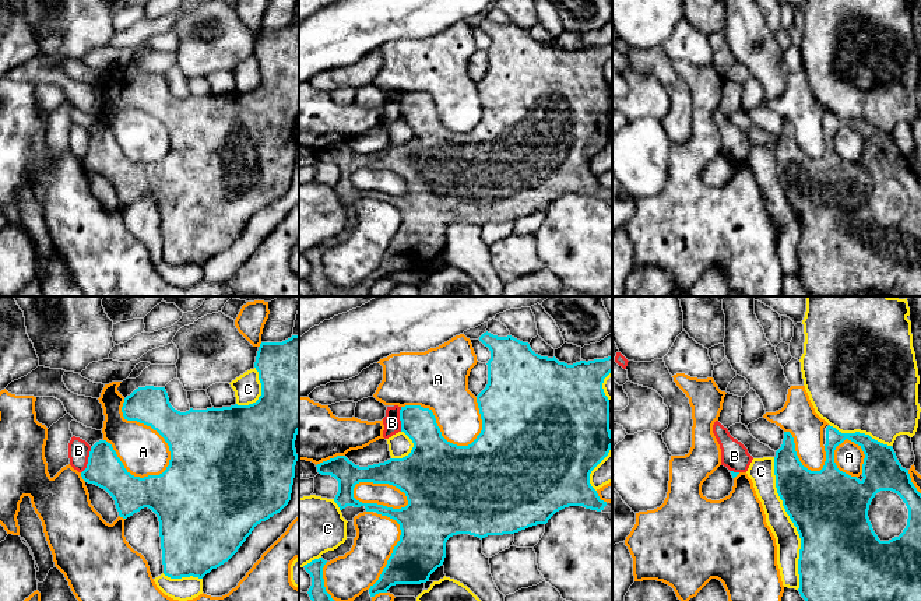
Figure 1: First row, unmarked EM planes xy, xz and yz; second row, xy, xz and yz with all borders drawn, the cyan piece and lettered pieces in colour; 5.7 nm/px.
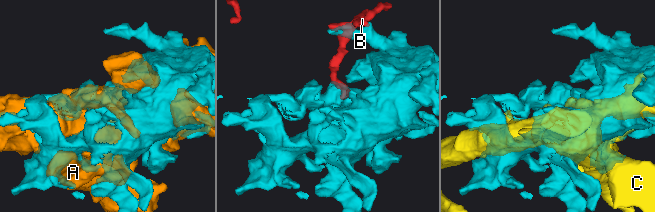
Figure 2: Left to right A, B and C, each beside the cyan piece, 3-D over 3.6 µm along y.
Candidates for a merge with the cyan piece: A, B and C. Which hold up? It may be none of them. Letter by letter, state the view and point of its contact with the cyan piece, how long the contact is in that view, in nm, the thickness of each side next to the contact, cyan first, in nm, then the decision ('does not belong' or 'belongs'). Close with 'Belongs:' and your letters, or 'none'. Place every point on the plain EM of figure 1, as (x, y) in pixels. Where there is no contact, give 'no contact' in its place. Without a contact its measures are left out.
A: contact xy (154, 116); length 500 nm; calibres 320 and 280 nm; does not belong
B: contact xy (88, 147); length 160 nm; calibres 200 and 130 nm; does not belong
C: contact yz (793, 208); length 750 nm; calibres 440 and 140 nm; does not belong
Belongs: none

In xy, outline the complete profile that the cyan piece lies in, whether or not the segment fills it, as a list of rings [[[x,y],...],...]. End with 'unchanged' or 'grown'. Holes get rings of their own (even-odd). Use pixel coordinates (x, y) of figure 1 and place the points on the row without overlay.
[[[299,21],[292,22],[291,25],[282,29],[261,29],[257,38],[254,55],[259,59],[259,67],[261,70],[261,82],[256,89],[249,92],[235,91],[231,94],[222,94],[222,95],[212,94],[207,96],[190,95],[186,99],[180,99],[171,92],[165,74],[154,74],[154,73],[138,74],[124,85],[122,94],[124,106],[137,108],[140,110],[151,113],[165,126],[165,129],[169,133],[171,138],[169,152],[159,162],[148,162],[144,165],[131,162],[124,155],[123,150],[117,144],[112,131],[108,130],[106,127],[99,127],[91,134],[87,155],[81,159],[82,166],[88,171],[94,171],[105,176],[113,184],[119,203],[123,205],[133,203],[134,200],[140,198],[144,194],[151,196],[157,201],[159,208],[164,261],[171,266],[182,266],[190,263],[203,266],[212,256],[217,256],[225,249],[228,249],[238,239],[238,236],[242,233],[242,231],[252,221],[252,218],[257,211],[280,200],[291,187],[292,172],[295,165],[295,152],[298,148],[295,127],[299,119]]] | unchanged

